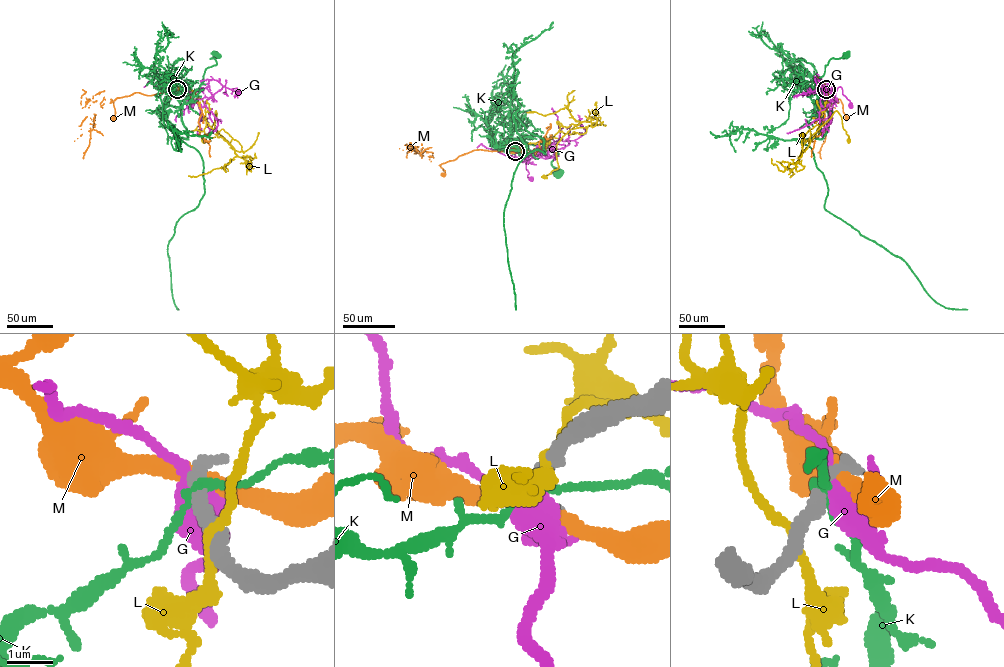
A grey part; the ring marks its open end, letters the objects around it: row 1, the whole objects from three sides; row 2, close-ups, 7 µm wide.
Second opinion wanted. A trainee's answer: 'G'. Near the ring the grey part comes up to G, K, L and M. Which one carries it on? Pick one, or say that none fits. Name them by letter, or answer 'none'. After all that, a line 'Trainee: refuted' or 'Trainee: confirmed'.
G
Trainee: confirmed

